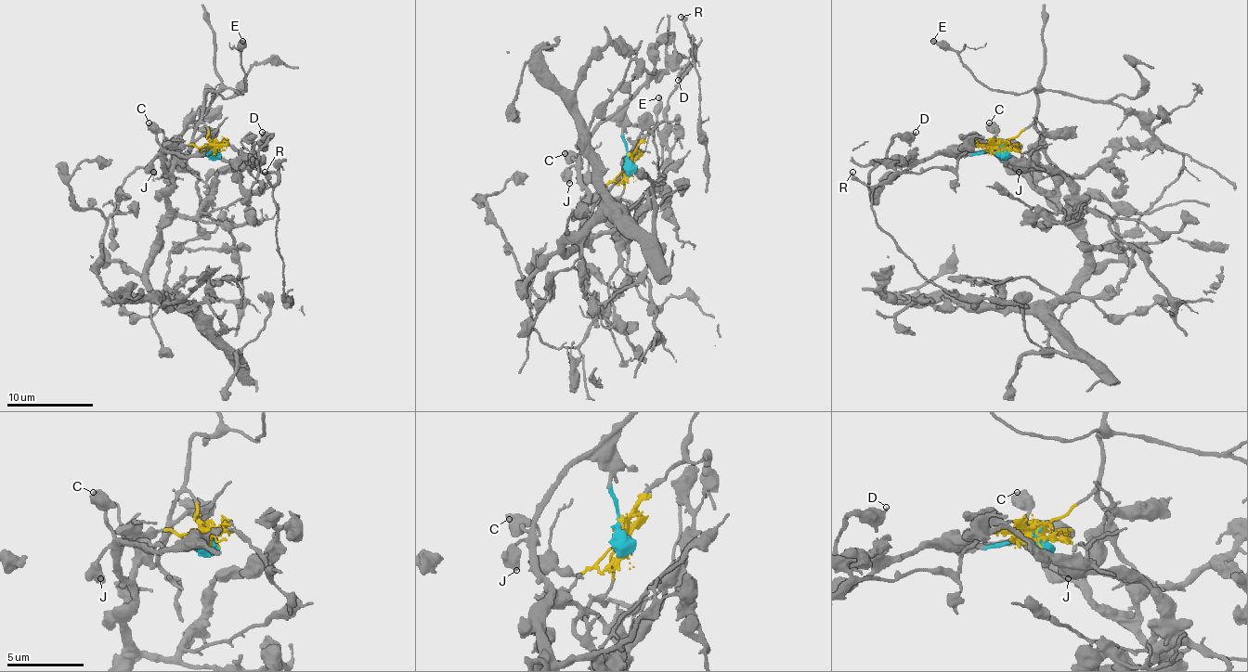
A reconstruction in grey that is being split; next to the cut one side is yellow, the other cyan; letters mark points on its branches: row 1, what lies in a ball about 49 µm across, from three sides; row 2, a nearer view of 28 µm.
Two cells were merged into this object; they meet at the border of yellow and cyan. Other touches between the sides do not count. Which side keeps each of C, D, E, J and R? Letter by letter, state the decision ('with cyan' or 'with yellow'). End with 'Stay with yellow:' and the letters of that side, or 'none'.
C: with cyan
D: with cyan
E: with yellow
J: with cyan
R: with yellow
Stay with yellow: E, R

